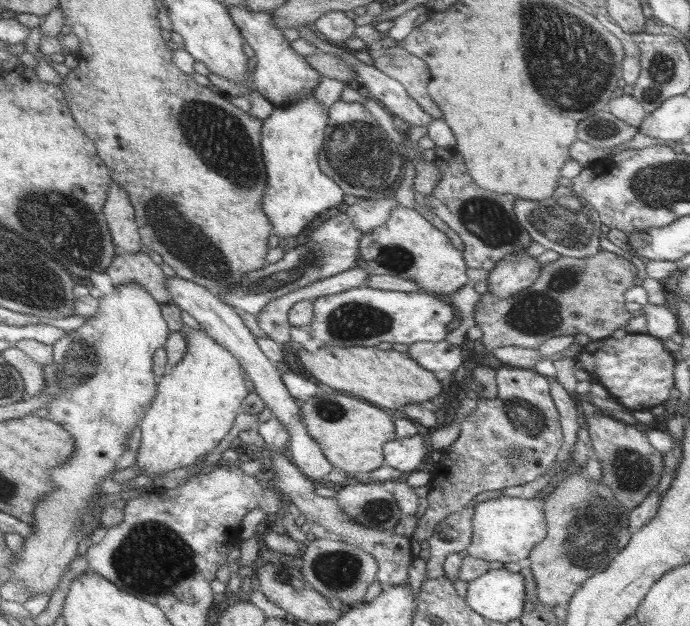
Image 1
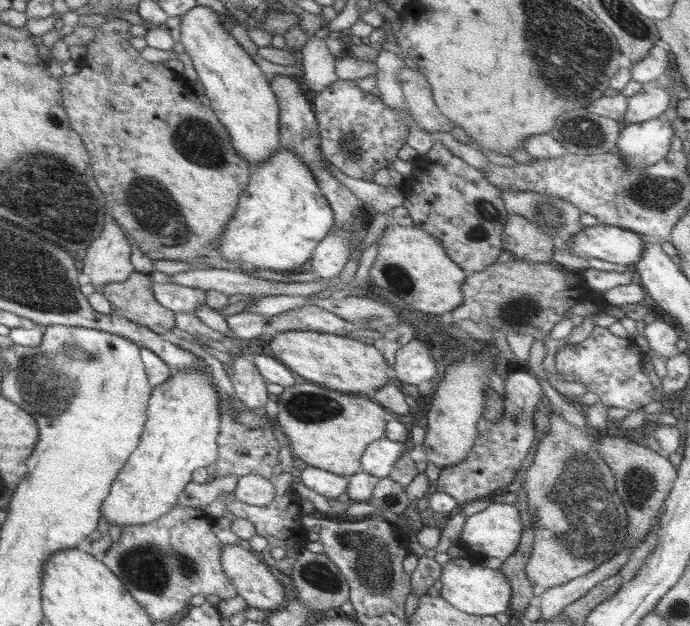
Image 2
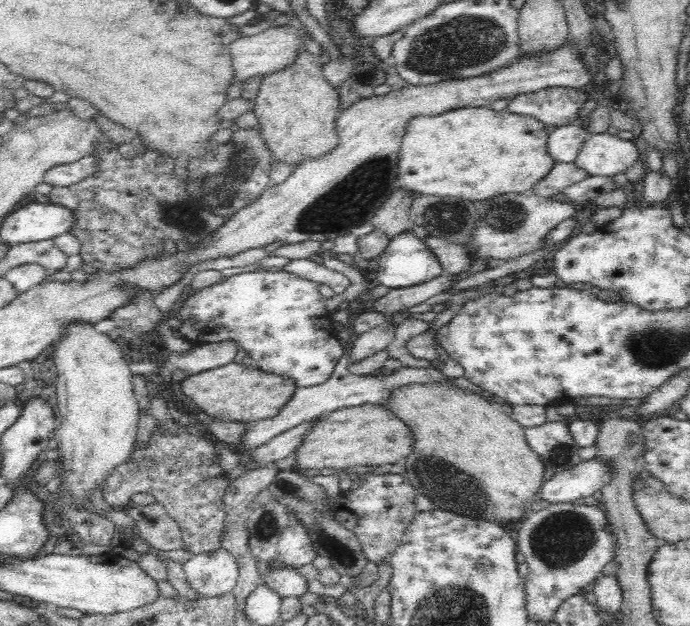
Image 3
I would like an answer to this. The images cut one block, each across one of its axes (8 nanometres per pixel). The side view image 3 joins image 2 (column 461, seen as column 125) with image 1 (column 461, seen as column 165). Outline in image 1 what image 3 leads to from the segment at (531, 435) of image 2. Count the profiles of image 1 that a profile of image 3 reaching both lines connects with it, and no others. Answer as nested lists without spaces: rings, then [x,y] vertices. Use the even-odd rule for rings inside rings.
[[[501,365],[501,367],[494,370],[494,381],[496,384],[495,400],[499,400],[501,406],[493,406],[493,400],[476,399],[476,405],[474,408],[459,422],[457,438],[447,446],[447,448],[441,450],[437,456],[432,458],[434,469],[432,470],[430,479],[428,480],[427,486],[429,489],[426,494],[428,506],[421,518],[417,521],[413,533],[411,533],[409,538],[410,540],[415,540],[415,542],[419,543],[421,540],[427,540],[427,538],[431,536],[433,527],[435,527],[437,522],[443,520],[445,516],[459,511],[459,509],[465,507],[465,505],[469,505],[471,499],[480,492],[485,492],[485,490],[501,490],[502,488],[507,488],[509,486],[519,486],[534,481],[538,476],[543,475],[551,467],[551,464],[553,464],[553,462],[560,456],[563,437],[559,430],[559,416],[549,394],[550,378],[540,375],[532,369],[521,369],[519,367]]]

